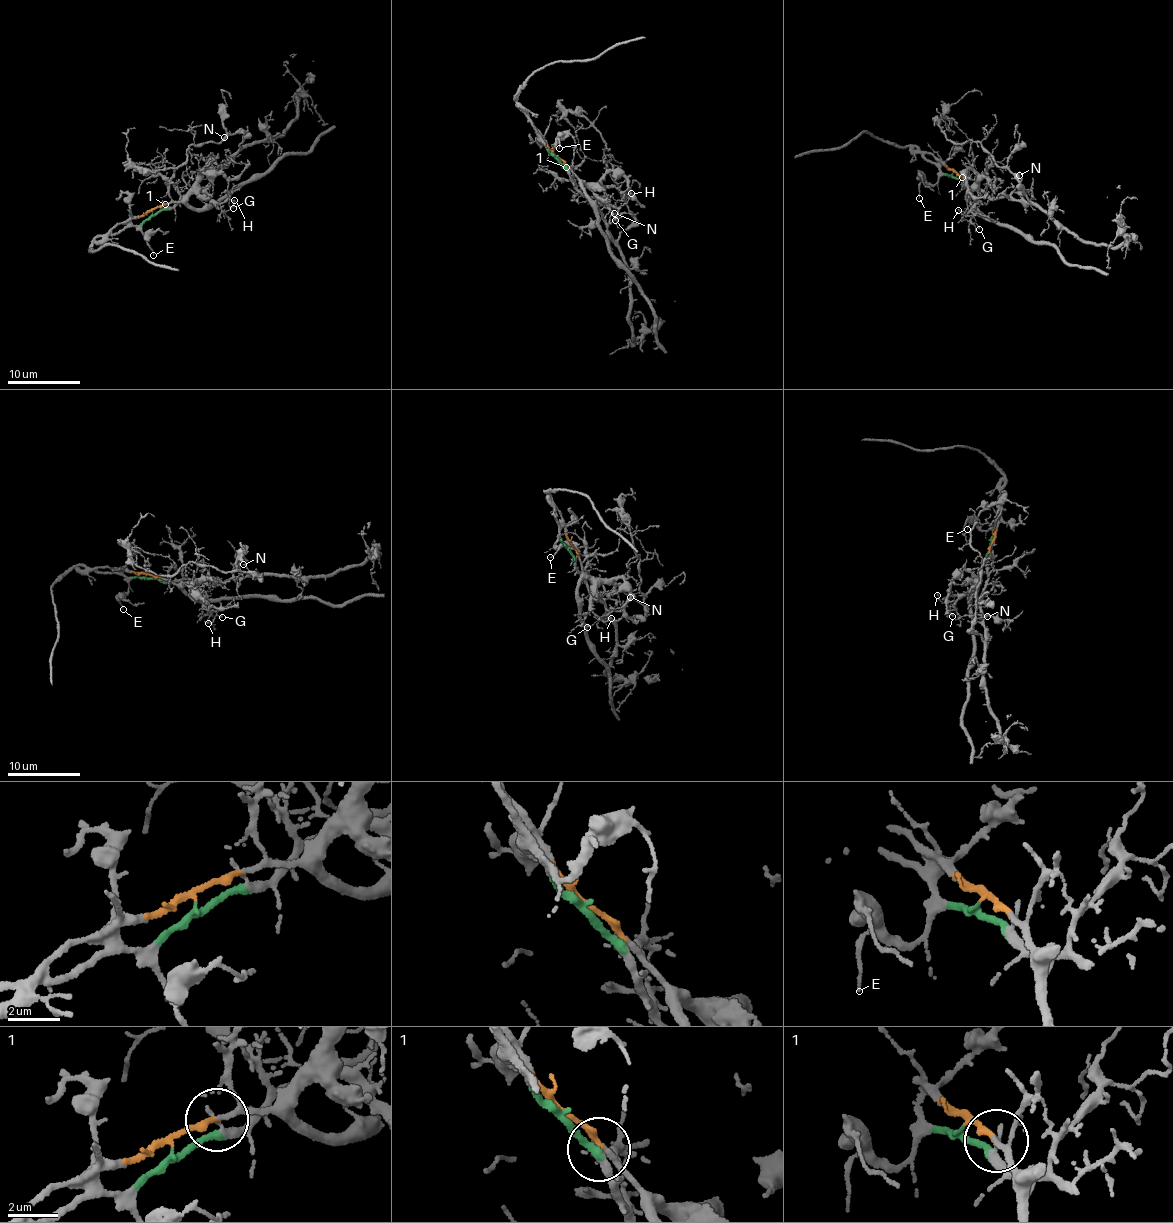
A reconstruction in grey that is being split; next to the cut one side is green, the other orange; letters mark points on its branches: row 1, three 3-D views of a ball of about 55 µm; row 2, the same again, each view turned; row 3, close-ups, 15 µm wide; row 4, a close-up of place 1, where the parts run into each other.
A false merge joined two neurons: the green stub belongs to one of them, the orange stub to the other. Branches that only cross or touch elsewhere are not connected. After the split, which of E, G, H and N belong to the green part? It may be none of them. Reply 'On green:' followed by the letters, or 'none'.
On green: E, N

